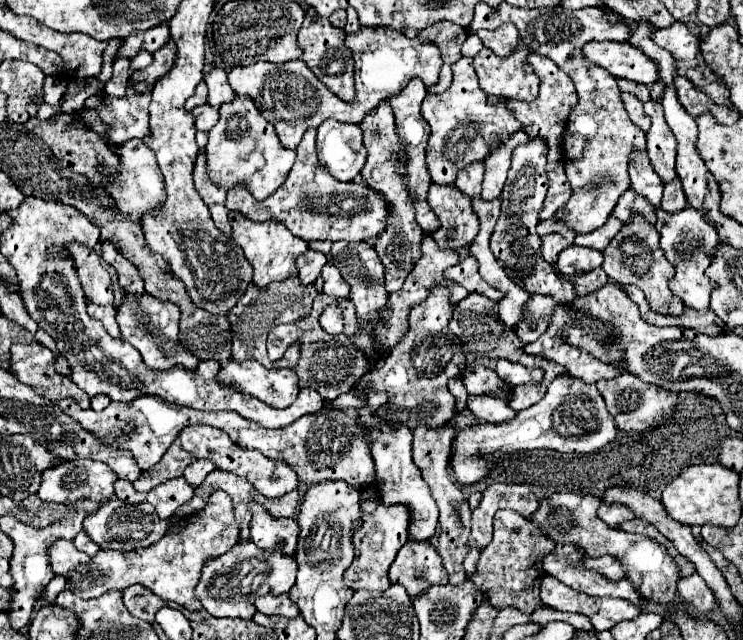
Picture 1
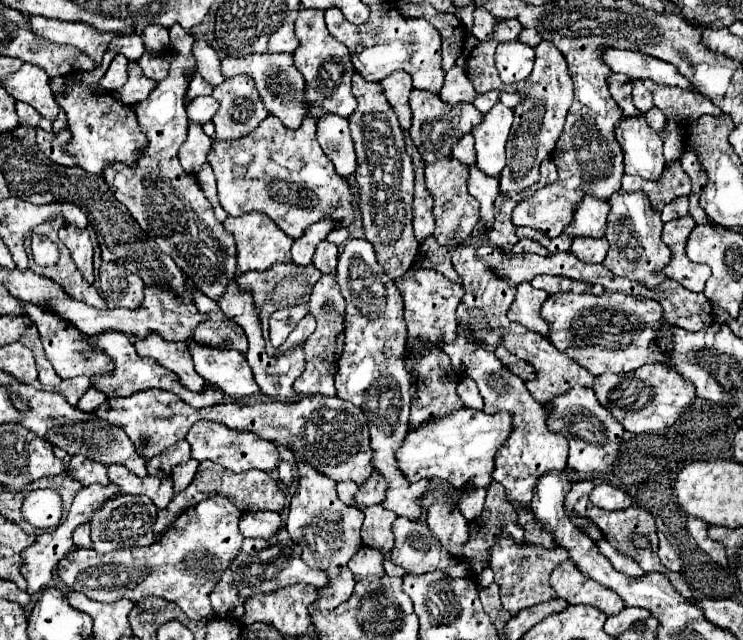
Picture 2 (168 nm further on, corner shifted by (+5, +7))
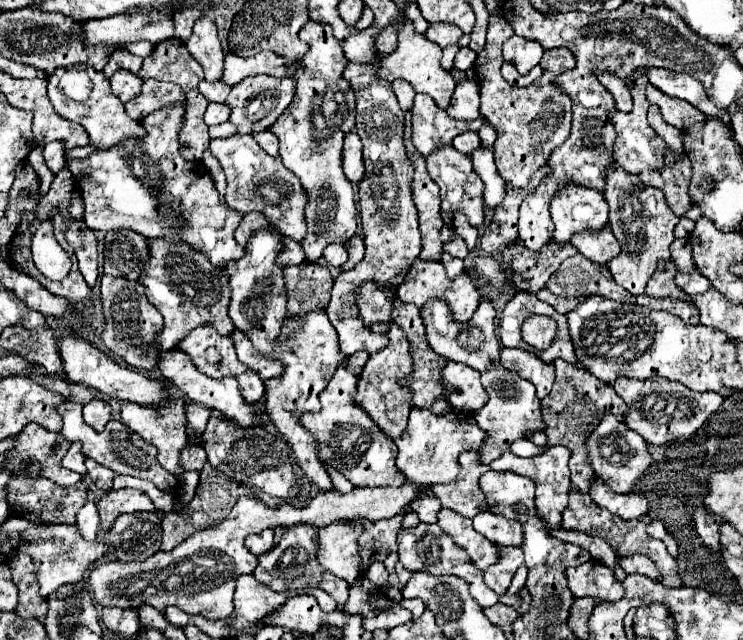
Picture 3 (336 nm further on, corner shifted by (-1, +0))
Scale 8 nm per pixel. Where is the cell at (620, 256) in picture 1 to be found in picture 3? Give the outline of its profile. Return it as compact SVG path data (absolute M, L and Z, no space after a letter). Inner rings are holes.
M621 167L607 171L607 189L603 195L609 203L609 227L621 243L621 253L611 259L607 267L617 285L625 287L631 295L639 295L645 291L645 285L655 273L657 263L661 259L669 261L669 245L675 239L673 229L679 217L671 215L671 209L667 207L659 189L643 187L637 175L625 173Z

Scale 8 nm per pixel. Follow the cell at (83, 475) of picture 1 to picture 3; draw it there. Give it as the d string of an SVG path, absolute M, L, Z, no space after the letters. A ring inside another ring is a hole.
M85 459L85 465L87 465L87 475L93 479L93 483L97 485L97 489L103 489L103 491L109 491L113 487L113 477L115 473L91 459Z

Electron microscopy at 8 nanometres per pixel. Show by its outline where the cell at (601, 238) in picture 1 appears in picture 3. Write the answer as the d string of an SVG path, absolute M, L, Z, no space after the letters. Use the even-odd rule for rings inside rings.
M563 187L551 201L555 223L553 241L565 243L581 231L601 231L607 225L607 201L601 191L585 187Z

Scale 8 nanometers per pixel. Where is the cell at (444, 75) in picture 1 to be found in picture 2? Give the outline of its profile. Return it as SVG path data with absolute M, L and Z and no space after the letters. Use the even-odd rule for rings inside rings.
M453 66L445 74L445 84L443 84L439 96L447 104L463 104L463 102L473 102L477 92L473 90L473 84L469 82L465 68Z

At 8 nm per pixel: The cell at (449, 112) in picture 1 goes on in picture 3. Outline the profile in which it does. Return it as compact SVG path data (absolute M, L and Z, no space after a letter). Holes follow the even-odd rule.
M417 95L411 109L413 117L413 145L423 155L429 157L443 145L449 145L457 135L467 131L479 131L483 121L455 121L443 109L439 109L431 97Z

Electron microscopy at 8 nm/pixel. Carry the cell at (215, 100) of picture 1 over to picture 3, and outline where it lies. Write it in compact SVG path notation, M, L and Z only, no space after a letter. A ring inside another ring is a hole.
M211 17L199 19L193 27L193 35L187 39L187 49L193 59L203 67L205 81L219 81L223 77L223 49L217 37L217 27Z

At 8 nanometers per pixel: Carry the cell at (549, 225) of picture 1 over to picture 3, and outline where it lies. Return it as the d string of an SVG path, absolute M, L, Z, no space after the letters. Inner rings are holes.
M551 241L551 243L547 243L547 247L541 247L539 251L531 251L531 249L519 247L519 245L515 243L515 245L509 245L507 249L503 249L501 255L503 255L503 261L509 265L509 269L515 271L515 275L519 275L519 273L525 275L525 279L515 279L515 285L517 285L517 287L523 287L525 291L537 293L539 289L545 287L547 279L557 271L557 267L559 267L565 259L573 257L575 253L579 253L579 251L575 251L575 247L573 247L571 243L555 243L555 241Z

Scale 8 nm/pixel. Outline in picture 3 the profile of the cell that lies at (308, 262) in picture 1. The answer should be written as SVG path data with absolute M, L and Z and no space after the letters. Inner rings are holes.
M307 21L299 31L299 39L309 45L309 51L299 61L297 99L269 127L269 131L279 137L283 165L301 179L305 191L309 193L305 211L307 237L301 241L301 247L307 261L315 263L327 245L345 243L355 235L357 227L353 189L339 163L343 135L355 127L355 95L351 85L343 79L343 69L349 61L333 37L331 27L327 23ZM317 123L321 123L321 127Z

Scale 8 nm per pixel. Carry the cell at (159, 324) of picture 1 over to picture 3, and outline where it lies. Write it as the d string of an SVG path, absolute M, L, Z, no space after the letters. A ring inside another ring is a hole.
M171 349L171 351L163 351L159 353L159 373L175 383L185 395L189 395L191 401L199 403L199 405L205 405L209 409L217 409L221 411L223 415L227 417L233 417L233 419L239 419L239 423L243 423L243 427L249 427L249 425L261 425L261 419L257 417L257 411L239 395L239 387L237 387L237 381L231 379L231 377L223 377L223 379L207 379L207 375L199 373L197 367L191 363L191 357L185 355L185 351L181 349Z

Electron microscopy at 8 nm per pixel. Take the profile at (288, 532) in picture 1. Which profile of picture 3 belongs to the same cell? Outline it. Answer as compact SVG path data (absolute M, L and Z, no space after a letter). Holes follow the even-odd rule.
M265 529L265 531L261 531L261 533L249 535L249 537L245 539L245 547L247 547L253 555L265 553L265 551L269 551L269 549L275 545L273 537L275 537L275 531L273 531L273 529Z

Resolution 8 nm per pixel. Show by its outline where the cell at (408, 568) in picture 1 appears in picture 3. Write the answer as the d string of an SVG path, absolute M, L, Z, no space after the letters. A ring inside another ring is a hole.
M419 523L415 529L401 529L399 535L397 535L397 545L399 545L399 551L397 551L399 561L401 561L401 565L405 569L409 569L413 573L423 571L423 573L431 573L431 575L455 575L455 577L461 577L463 581L467 581L471 597L481 607L489 607L489 605L495 605L499 601L499 595L495 591L491 591L483 583L483 573L471 565L471 561L467 559L467 553L461 547L457 547L447 533L441 535L437 525Z

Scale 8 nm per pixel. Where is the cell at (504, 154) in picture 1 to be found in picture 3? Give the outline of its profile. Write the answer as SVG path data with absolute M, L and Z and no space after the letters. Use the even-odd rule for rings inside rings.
M483 123L483 127L479 129L479 137L481 137L481 147L493 147L495 139L497 139L497 131L491 123Z

